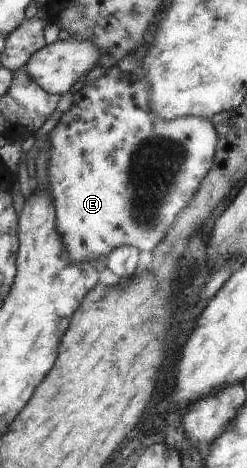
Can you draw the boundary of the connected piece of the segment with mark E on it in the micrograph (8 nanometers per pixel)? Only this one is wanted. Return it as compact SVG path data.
M111 65L109 69L105 69L104 74L97 80L87 82L84 86L74 90L73 103L70 109L63 113L59 122L48 133L51 143L48 150L49 159L46 161L46 173L49 180L46 190L47 195L52 196L53 203L56 206L56 224L63 236L65 251L68 251L69 259L72 259L73 263L96 262L97 259L106 261L107 256L113 249L124 245L141 249L141 251L153 251L155 245L163 239L165 231L173 225L175 215L195 197L201 180L208 174L213 165L217 145L217 131L215 131L211 120L195 116L161 119L149 109L149 96L147 81L135 79L133 73L123 73L116 65Z

